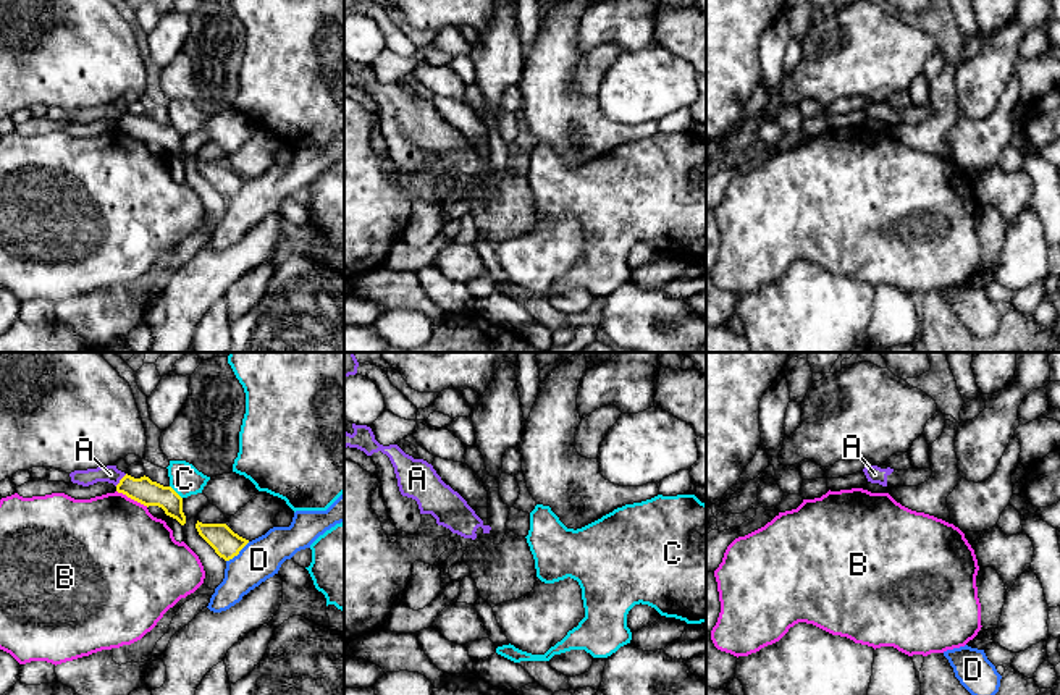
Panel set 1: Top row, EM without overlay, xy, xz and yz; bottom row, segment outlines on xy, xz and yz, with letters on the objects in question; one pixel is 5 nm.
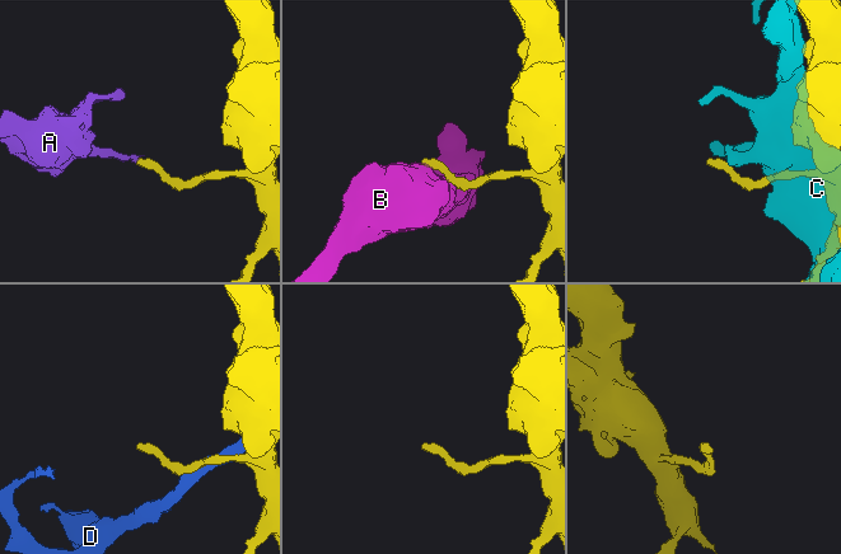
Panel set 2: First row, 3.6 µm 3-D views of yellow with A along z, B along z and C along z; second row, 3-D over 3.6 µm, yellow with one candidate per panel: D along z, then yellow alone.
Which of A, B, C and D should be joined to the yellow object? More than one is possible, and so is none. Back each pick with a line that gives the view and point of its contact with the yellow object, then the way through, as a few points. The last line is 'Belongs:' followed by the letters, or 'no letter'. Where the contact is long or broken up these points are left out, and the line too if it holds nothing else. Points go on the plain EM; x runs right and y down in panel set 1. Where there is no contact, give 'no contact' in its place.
Belongs: no letter

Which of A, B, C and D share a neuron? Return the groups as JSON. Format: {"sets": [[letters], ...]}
{"sets": [["A"], ["B"], ["C"], ["D"]]}

